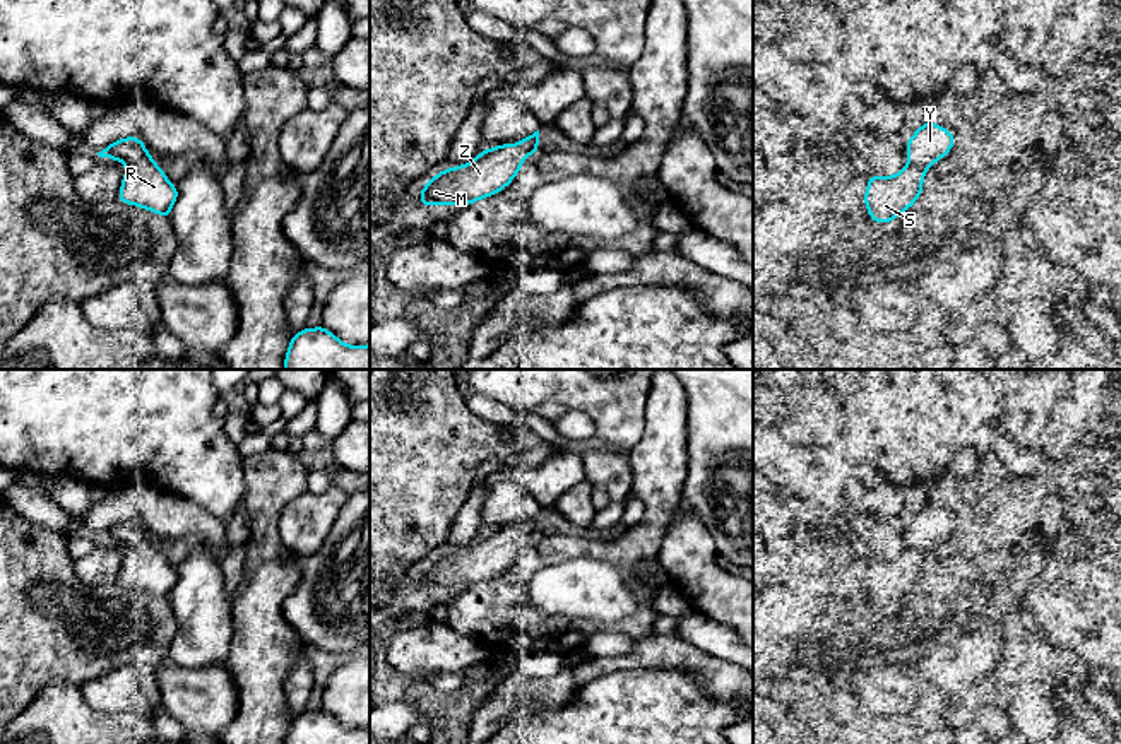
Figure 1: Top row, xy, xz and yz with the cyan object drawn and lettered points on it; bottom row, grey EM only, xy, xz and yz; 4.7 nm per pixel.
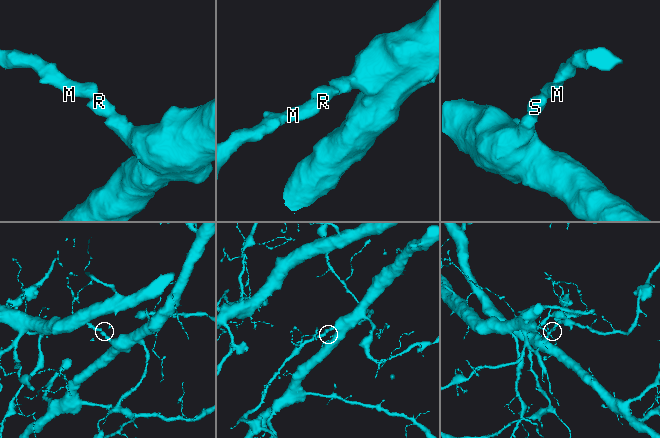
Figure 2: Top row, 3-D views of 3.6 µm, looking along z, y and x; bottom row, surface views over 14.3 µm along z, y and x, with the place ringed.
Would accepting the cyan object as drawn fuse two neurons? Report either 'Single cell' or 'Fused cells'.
Single cell

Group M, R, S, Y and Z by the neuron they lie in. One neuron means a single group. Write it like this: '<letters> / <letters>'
M R S Y Z

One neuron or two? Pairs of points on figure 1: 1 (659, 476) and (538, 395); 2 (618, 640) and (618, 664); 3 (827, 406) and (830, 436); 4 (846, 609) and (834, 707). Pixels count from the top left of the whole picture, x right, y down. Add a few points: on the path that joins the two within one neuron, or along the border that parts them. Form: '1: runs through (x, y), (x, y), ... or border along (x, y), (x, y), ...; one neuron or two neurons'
1: border along (646, 414), (644, 435), (627, 452); two neurons
2: border along (635, 640), (622, 654), (591, 657); two neurons
3: runs through (829, 413), (829, 430); one neuron
4: border along (849, 690), (796, 702); two neurons

